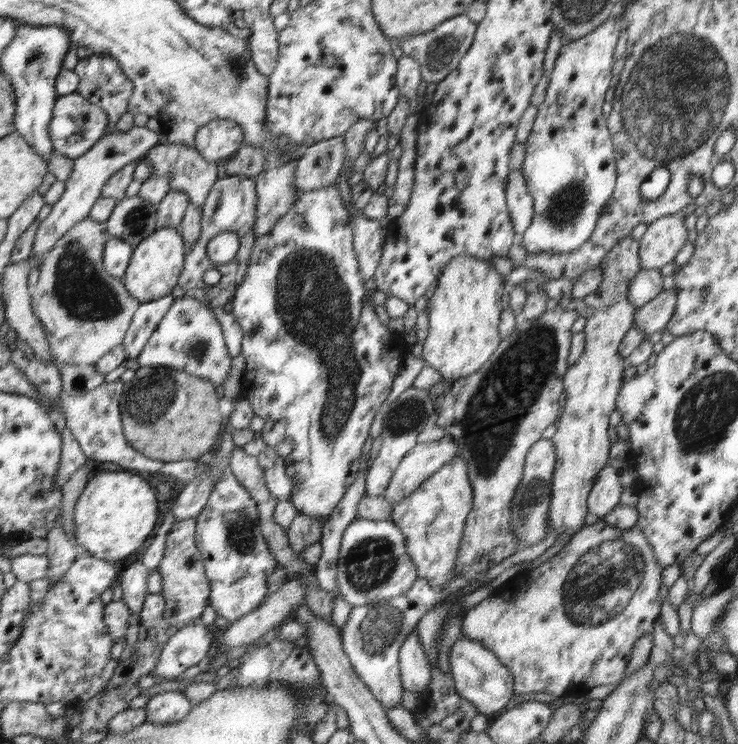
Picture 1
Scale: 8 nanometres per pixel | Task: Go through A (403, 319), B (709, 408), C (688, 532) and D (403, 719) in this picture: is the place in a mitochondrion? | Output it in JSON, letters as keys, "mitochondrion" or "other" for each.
{"A":"other","B":"mitochondrion","C":"other","D":"other"}

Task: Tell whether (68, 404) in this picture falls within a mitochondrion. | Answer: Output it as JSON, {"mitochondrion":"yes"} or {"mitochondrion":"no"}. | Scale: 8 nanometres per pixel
{"mitochondrion":"no"}

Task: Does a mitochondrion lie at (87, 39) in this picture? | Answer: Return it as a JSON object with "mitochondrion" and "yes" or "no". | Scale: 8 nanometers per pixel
{"mitochondrion":"no"}

